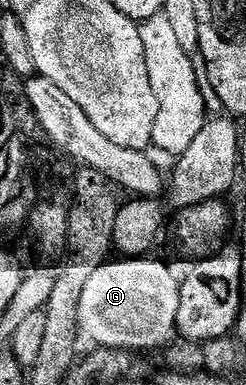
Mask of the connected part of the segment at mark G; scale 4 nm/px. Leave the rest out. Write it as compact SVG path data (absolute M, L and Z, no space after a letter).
M151 258L113 259L90 276L79 299L79 323L80 332L84 336L86 333L94 346L130 351L160 350L177 333L180 276L167 264Z

